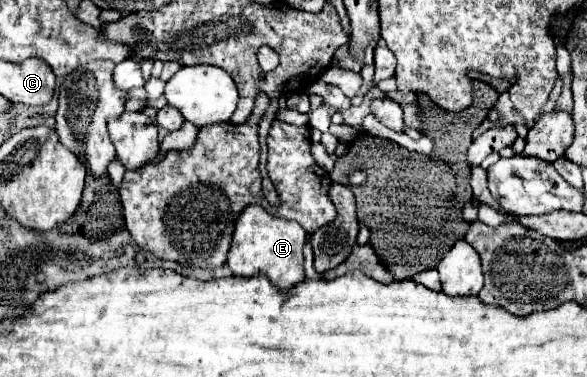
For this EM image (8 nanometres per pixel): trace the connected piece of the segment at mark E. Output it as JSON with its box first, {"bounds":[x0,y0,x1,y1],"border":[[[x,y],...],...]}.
{"bounds":[227,204,307,290],"border":[[[259,204],[247,206],[237,216],[233,238],[231,238],[231,248],[227,254],[227,266],[233,270],[235,276],[249,278],[255,274],[265,274],[277,288],[289,290],[291,286],[305,280],[305,272],[303,272],[305,236],[307,232],[301,228],[299,222],[271,216]]]}

